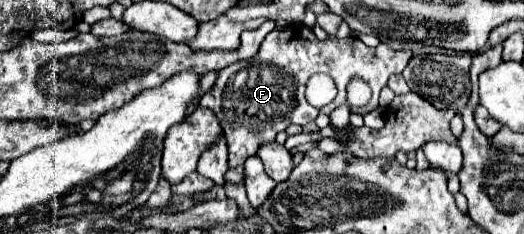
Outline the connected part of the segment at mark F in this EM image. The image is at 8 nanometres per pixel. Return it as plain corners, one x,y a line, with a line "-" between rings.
293,23
283,29
273,29
261,43
261,49
255,57
237,61
219,71
215,85
201,97
201,103
223,103
223,109
215,109
219,123
223,125
223,133
229,147
229,167
237,167
245,163
247,157
255,155
257,149
265,143
273,143
277,133
285,131
289,125
307,125
315,121
317,113
305,101
305,83
315,73
327,73
333,77
339,95
333,103
323,107
323,113
329,115
333,109
345,105
345,87
351,77
365,79
371,89
373,97
365,107
351,109
353,113
367,115
369,111
377,109
379,93
387,85
391,75
399,75
411,59
411,51
393,51
387,45
367,47
359,37
337,39
329,35
327,41
319,41
315,33
303,25

